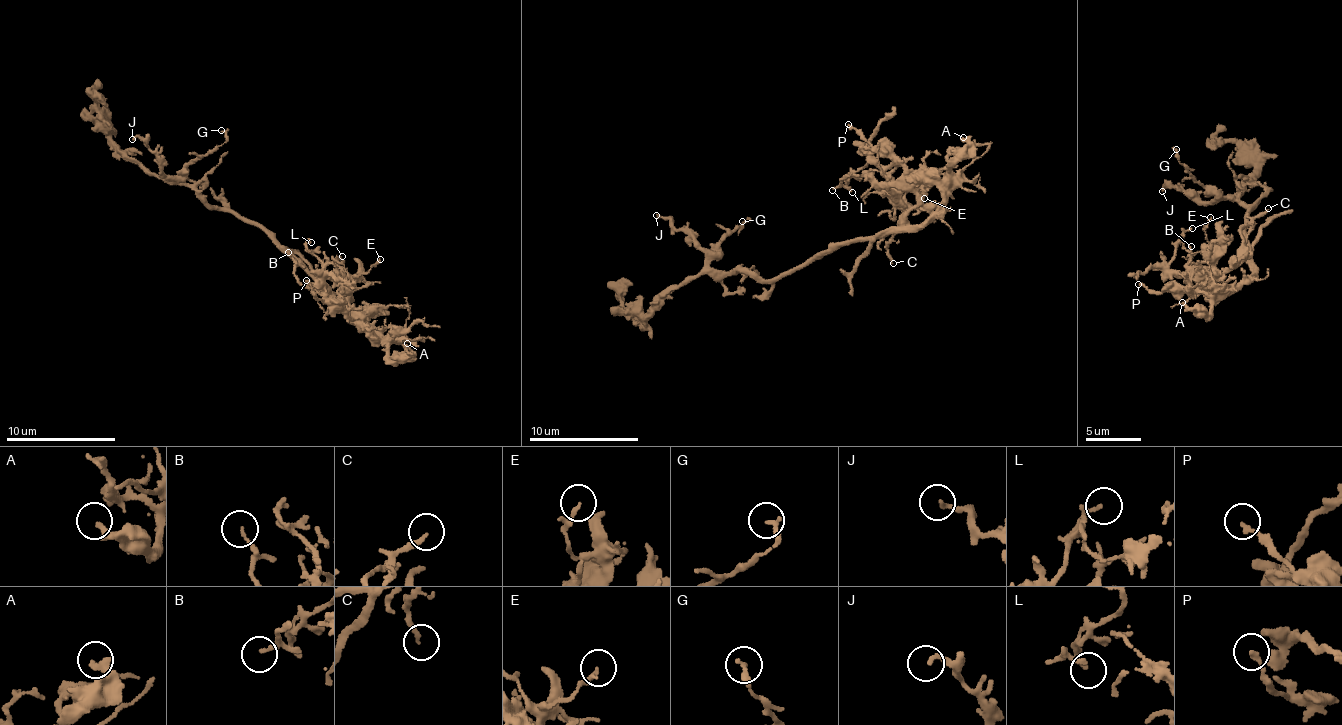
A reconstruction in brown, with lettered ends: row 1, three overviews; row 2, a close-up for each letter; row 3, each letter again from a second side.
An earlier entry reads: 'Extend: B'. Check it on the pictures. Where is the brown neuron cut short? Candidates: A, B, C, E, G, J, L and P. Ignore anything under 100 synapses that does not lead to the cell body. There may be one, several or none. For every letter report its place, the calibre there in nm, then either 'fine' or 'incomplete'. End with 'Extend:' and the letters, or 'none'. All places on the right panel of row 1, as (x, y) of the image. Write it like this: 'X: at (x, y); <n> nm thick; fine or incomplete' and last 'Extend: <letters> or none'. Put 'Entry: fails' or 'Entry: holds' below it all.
A: at (1182, 302); 240 nm thick; fine
B: at (1191, 246); 150 nm thick; fine
C: at (1268, 208); 190 nm thick; fine
E: at (1210, 217); 150 nm thick; fine
G: at (1176, 149); 200 nm thick; fine
J: at (1162, 191); 180 nm thick; fine
L: at (1192, 228); 180 nm thick; fine
P: at (1138, 284); 170 nm thick; fine
Extend: none
Entry: fails

